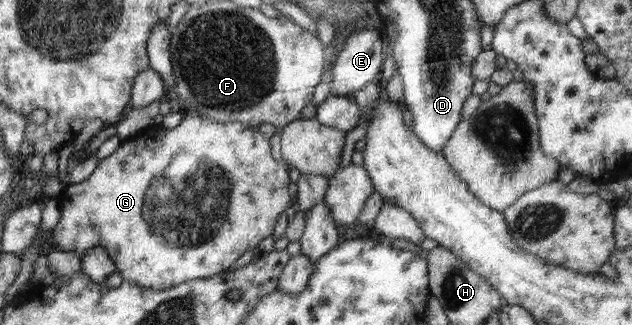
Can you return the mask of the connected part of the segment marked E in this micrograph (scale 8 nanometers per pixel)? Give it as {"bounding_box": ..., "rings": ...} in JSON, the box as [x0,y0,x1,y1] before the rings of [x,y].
{"bounding_box":[331,30,385,96],"rings":[[[367,30],[355,32],[345,41],[345,47],[339,53],[333,65],[333,79],[331,80],[331,95],[349,96],[359,92],[369,82],[380,78],[385,59],[385,39],[379,31]]]}

